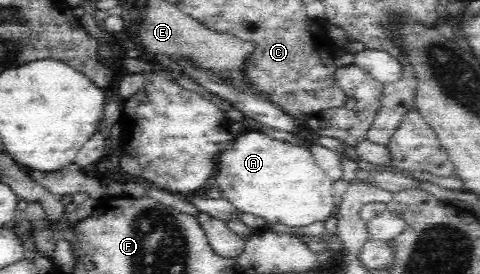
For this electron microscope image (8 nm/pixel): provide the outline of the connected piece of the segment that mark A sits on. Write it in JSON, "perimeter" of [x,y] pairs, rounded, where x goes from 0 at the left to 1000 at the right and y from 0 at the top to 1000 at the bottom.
{"perimeter":[[[517,471],[485,504],[477,536],[458,566],[442,668],[456,682],[463,719],[479,734],[492,770],[525,777],[565,818],[585,814],[598,828],[635,828],[652,821],[656,807],[685,818],[690,781],[698,777],[694,661],[658,599],[644,536],[583,515],[538,474]]]}

